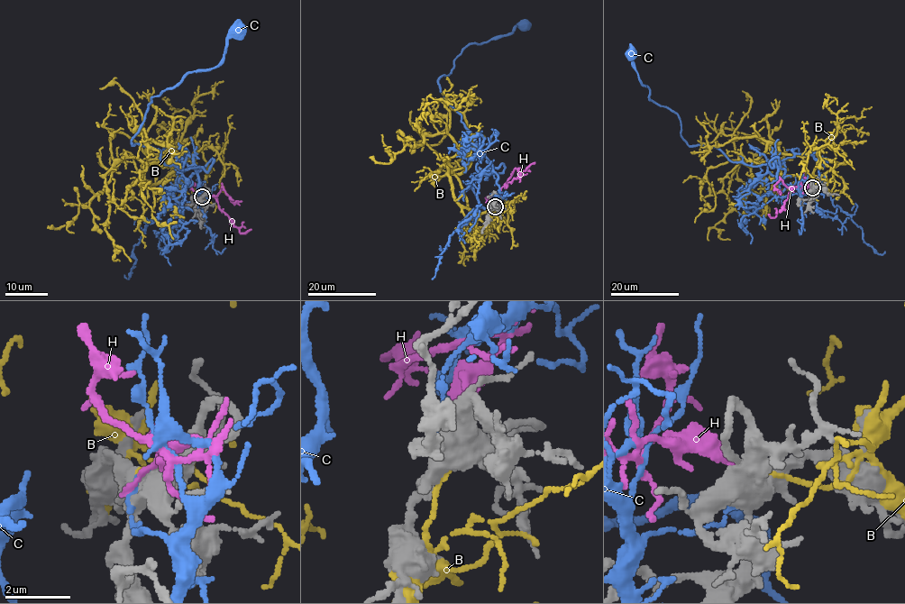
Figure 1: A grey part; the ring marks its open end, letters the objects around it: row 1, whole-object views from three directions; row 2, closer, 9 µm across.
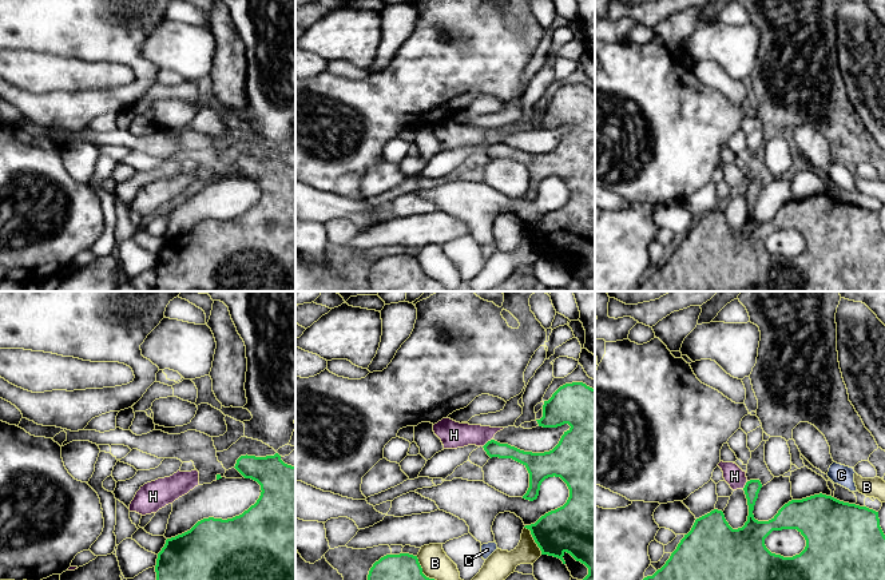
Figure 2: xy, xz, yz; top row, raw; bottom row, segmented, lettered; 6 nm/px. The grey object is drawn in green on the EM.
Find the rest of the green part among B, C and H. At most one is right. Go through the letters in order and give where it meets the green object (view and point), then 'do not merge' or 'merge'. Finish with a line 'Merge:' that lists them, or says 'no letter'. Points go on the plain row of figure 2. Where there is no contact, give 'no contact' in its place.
B: xz (534, 239) | do not merge
C: no contact | do not merge
H: xz (487, 143) | do not merge
Merge: no letter

